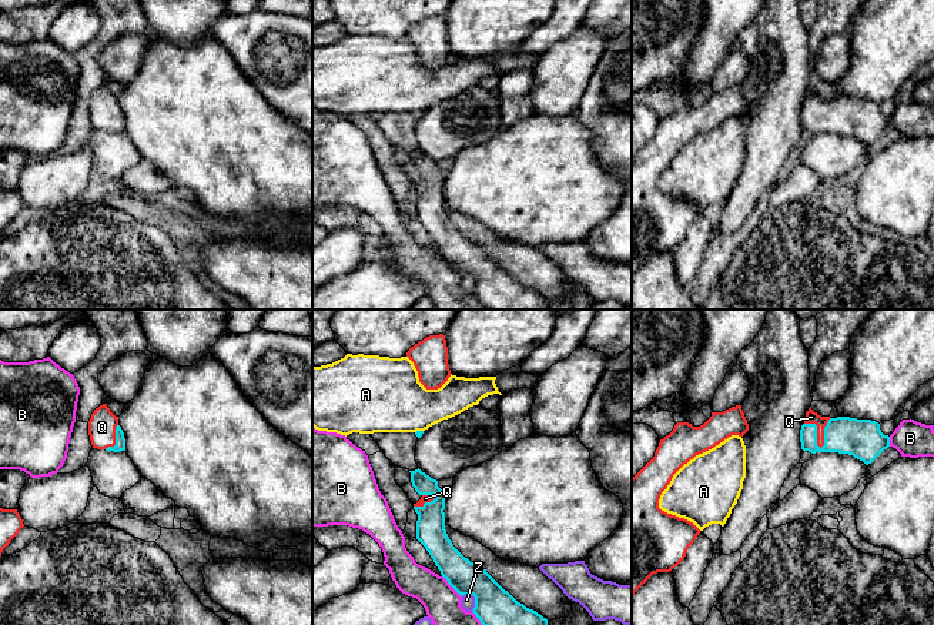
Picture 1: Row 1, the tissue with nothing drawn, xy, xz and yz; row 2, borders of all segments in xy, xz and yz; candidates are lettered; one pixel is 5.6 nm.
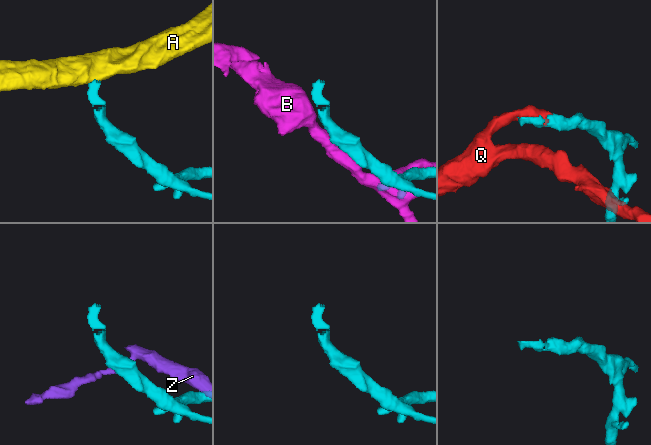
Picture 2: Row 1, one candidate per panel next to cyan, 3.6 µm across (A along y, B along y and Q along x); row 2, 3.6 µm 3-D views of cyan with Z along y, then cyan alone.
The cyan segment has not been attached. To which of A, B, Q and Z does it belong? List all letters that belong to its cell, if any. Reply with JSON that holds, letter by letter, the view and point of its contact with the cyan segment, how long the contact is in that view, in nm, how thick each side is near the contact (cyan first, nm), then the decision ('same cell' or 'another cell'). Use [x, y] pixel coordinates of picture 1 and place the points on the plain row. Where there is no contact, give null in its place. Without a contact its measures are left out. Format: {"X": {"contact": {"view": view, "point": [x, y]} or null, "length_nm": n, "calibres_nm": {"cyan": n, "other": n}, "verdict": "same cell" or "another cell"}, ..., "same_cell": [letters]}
{"A": {"contact": {"view": "xz", "point": [418, 112]}, "length_nm": 50, "calibres_nm": {"cyan": 40, "other": 380}, "verdict": "another cell"}, "B": {"contact": {"view": "xz", "point": [451, 266]}, "length_nm": 170, "calibres_nm": {"cyan": 190, "other": 220}, "verdict": "another cell"}, "Q": {"contact": {"view": "yz", "point": [824, 114]}, "length_nm": 190, "calibres_nm": {"cyan": 220, "other": 70}, "verdict": "same cell"}, "Z": {"contact": {"view": "xz", "point": [475, 280]}, "length_nm": 120, "calibres_nm": {"cyan": 280, "other": 80}, "verdict": "another cell"}, "same_cell": ["Q"]}

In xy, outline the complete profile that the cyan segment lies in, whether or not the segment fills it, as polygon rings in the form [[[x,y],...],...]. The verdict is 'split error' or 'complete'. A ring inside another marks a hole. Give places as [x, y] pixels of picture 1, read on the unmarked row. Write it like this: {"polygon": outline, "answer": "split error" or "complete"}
{"polygon": [[[107,84],[100,86],[91,94],[88,101],[88,116],[93,128],[113,133],[125,131],[125,118],[118,97],[116,97]]], "answer": "split error"}

